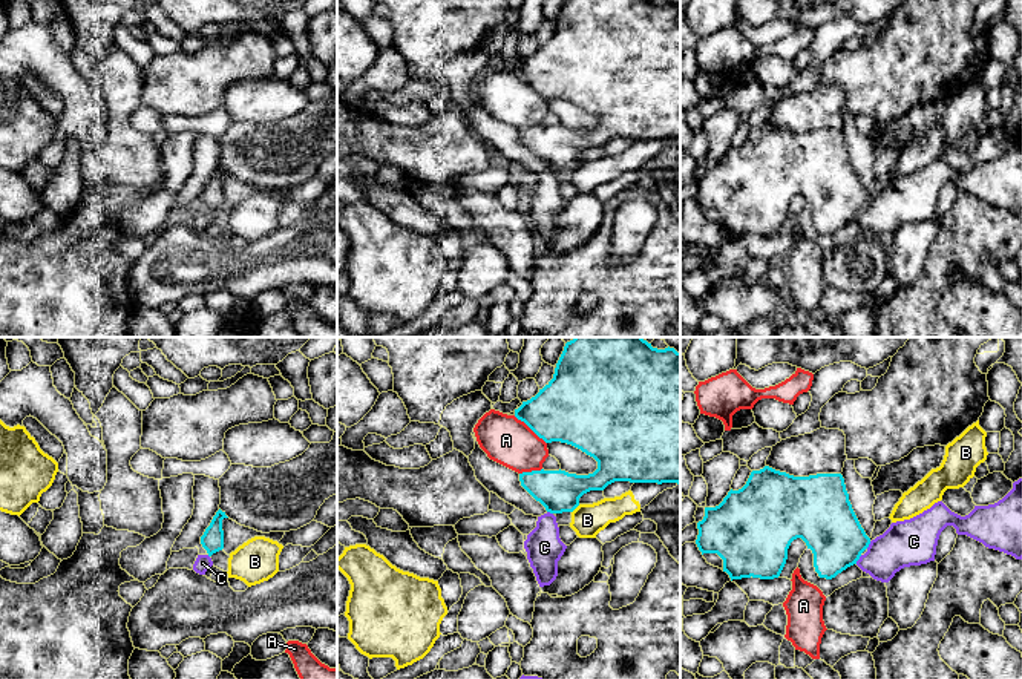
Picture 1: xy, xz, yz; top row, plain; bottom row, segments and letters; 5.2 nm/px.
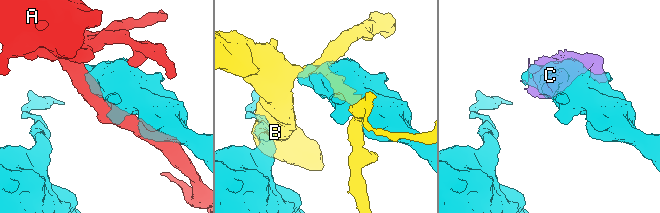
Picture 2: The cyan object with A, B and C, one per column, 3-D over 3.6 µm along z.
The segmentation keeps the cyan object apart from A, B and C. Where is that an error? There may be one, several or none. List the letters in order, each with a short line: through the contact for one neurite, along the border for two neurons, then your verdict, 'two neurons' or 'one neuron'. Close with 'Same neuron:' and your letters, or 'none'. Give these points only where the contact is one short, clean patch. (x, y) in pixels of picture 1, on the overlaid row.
A: two neurons
B: two neurons
C: yz (861, 555), (855, 563) | two neurons
Same neuron: none

